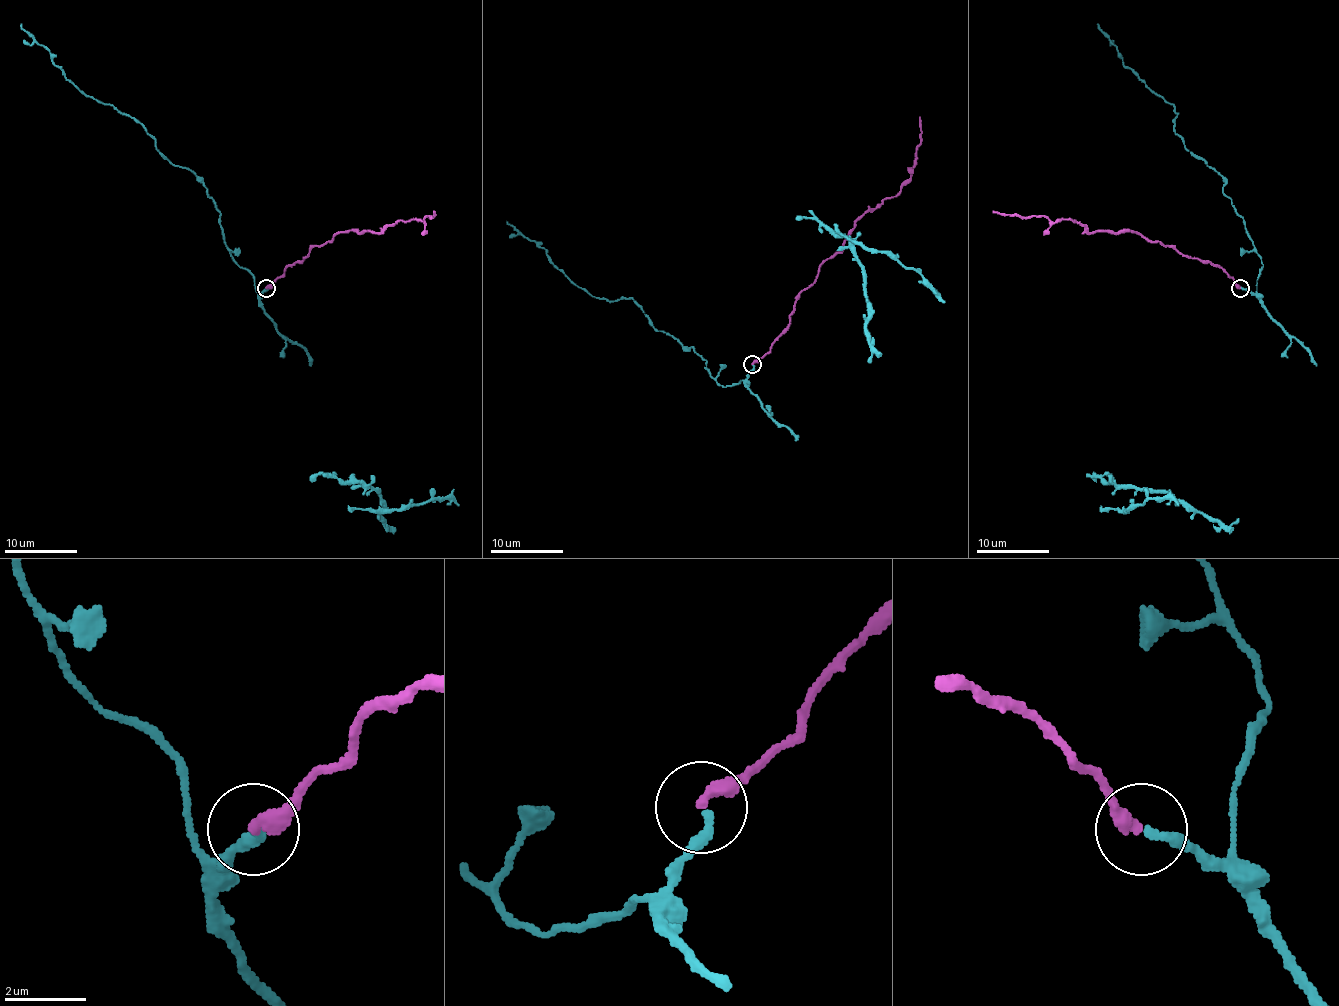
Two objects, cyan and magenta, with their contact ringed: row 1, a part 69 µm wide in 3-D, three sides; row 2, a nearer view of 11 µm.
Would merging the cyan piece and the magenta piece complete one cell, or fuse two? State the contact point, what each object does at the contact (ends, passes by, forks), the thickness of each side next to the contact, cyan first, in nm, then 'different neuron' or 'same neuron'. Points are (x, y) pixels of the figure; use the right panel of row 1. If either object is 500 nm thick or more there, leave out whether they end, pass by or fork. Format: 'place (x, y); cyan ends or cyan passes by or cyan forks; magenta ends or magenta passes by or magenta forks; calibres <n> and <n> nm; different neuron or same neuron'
place (1240, 288); cyan ends; magenta ends; calibres 280 and 340 nm; same neuron

